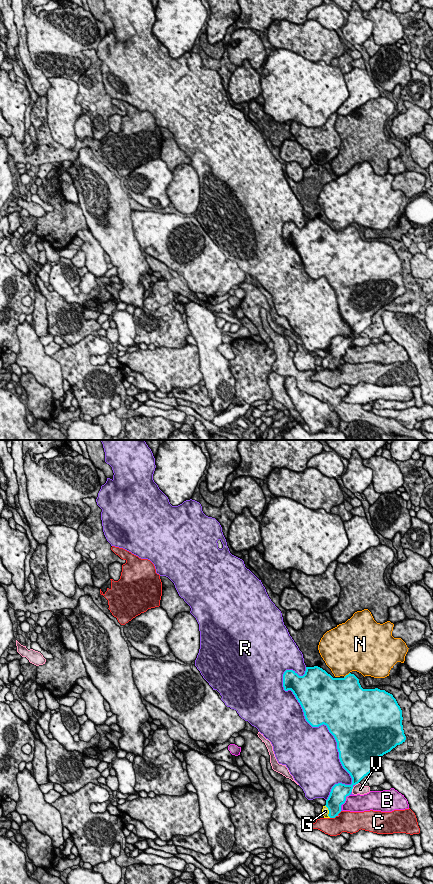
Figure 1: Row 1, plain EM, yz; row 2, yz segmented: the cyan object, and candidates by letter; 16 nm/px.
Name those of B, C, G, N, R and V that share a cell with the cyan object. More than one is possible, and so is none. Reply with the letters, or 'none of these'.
G

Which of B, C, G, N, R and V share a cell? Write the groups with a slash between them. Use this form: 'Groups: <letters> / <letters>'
Groups: B / C / G / N / R / V

